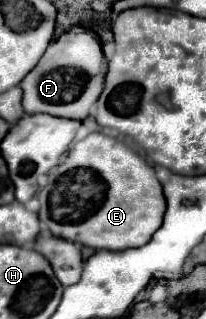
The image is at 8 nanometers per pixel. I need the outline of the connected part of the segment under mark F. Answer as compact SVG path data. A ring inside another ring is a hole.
M75 26L49 44L39 64L19 84L23 88L23 108L27 114L45 112L53 116L83 120L101 96L105 74L107 58L103 54L101 40L95 32L83 26Z

